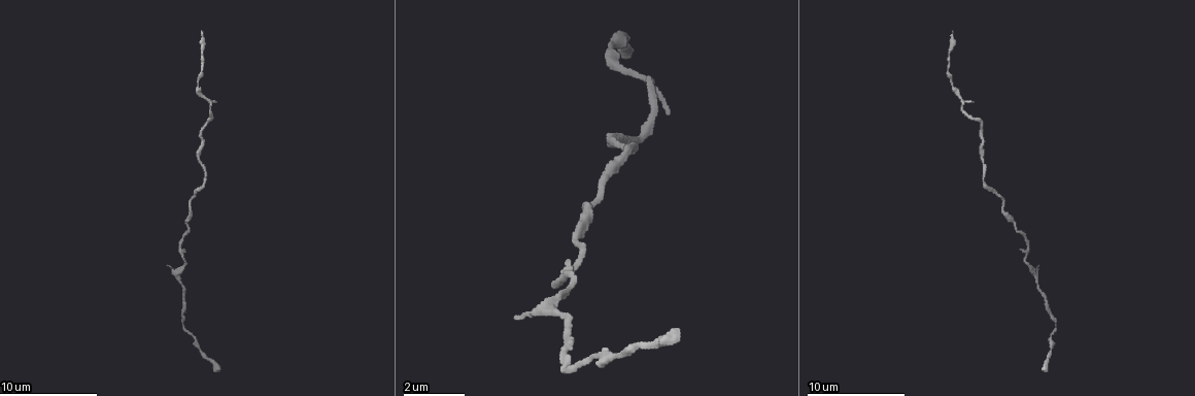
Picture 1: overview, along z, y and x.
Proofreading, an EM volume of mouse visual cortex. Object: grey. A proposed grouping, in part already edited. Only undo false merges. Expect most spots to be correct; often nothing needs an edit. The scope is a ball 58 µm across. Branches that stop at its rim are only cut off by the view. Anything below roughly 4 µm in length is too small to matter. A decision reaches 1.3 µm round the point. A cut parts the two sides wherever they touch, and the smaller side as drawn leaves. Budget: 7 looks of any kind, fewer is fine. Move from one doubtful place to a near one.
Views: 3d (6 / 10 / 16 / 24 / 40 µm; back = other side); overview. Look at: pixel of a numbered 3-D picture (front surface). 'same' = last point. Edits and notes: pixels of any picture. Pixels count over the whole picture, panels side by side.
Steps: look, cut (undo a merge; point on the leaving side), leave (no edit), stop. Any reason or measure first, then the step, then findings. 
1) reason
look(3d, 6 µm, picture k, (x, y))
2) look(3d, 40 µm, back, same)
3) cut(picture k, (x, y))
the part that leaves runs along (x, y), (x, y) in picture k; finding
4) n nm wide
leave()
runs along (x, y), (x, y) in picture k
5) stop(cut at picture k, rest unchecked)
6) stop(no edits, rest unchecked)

look(3d, 16 µm, picture 1, (566, 370))

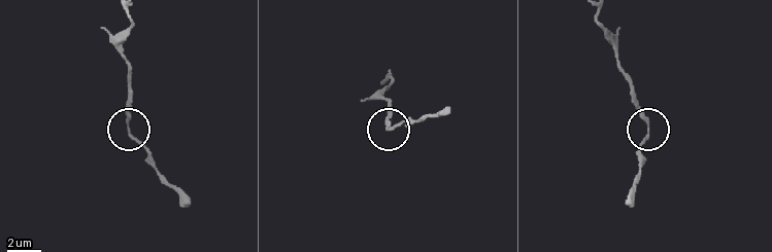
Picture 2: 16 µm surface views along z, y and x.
look(3d, 6 µm, picture 2, (130, 129))

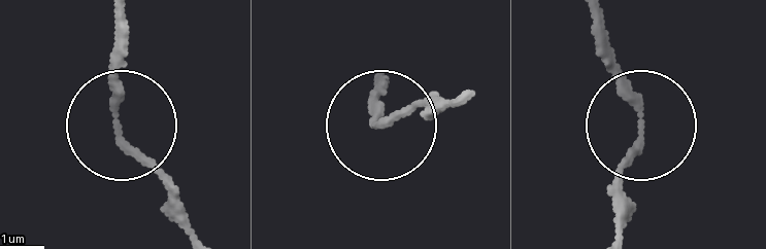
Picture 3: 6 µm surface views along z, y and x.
leave()
runs along (597, 13), (612, 79), (638, 123), (615, 209) in picture 3; continuous, no second cell

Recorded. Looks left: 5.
look(3d, 10 µm, picture 1, (648, 81))

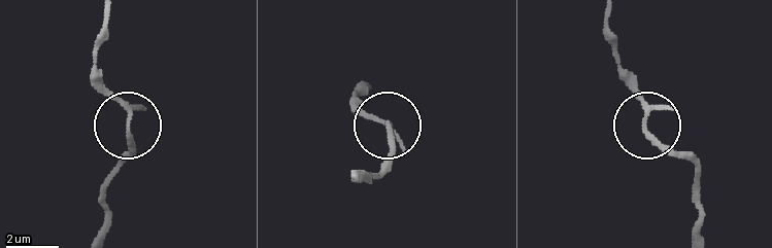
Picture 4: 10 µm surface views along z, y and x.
leave()
runs along (697, 233), (695, 167), (650, 134), (642, 100), (627, 82) in picture 4; one cell here

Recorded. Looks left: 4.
sudden change in width
look(3d, 16 µm, picture 1, (983, 182))

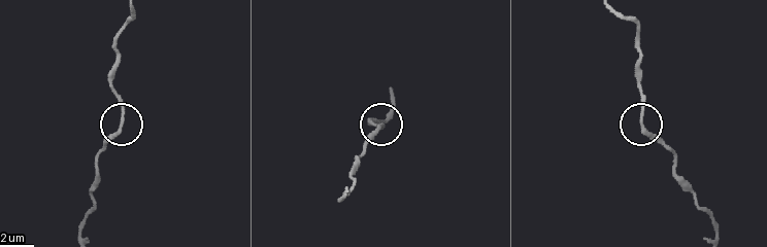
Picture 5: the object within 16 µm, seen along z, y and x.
leave()
runs along (98, 156), (122, 121), (122, 100), (112, 83), (112, 72) in picture 5; all the same cell

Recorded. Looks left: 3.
stop(no edits, rest unchecked)

